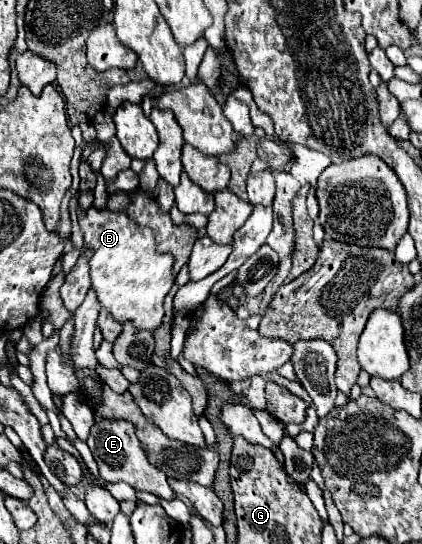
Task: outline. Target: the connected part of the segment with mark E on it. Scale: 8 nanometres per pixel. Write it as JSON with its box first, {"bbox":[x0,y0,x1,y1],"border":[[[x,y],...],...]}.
{"bbox":[87,422,175,500],"border":[[[129,422],[93,424],[87,446],[93,452],[93,458],[99,466],[99,474],[105,482],[111,482],[111,484],[127,482],[141,492],[155,492],[159,498],[165,498],[165,500],[175,498],[175,492],[171,490],[167,476],[161,470],[157,470],[153,464],[149,464],[149,460],[145,458],[145,452],[141,450],[141,444],[137,442],[137,436],[133,432],[133,426],[129,426]]]}

